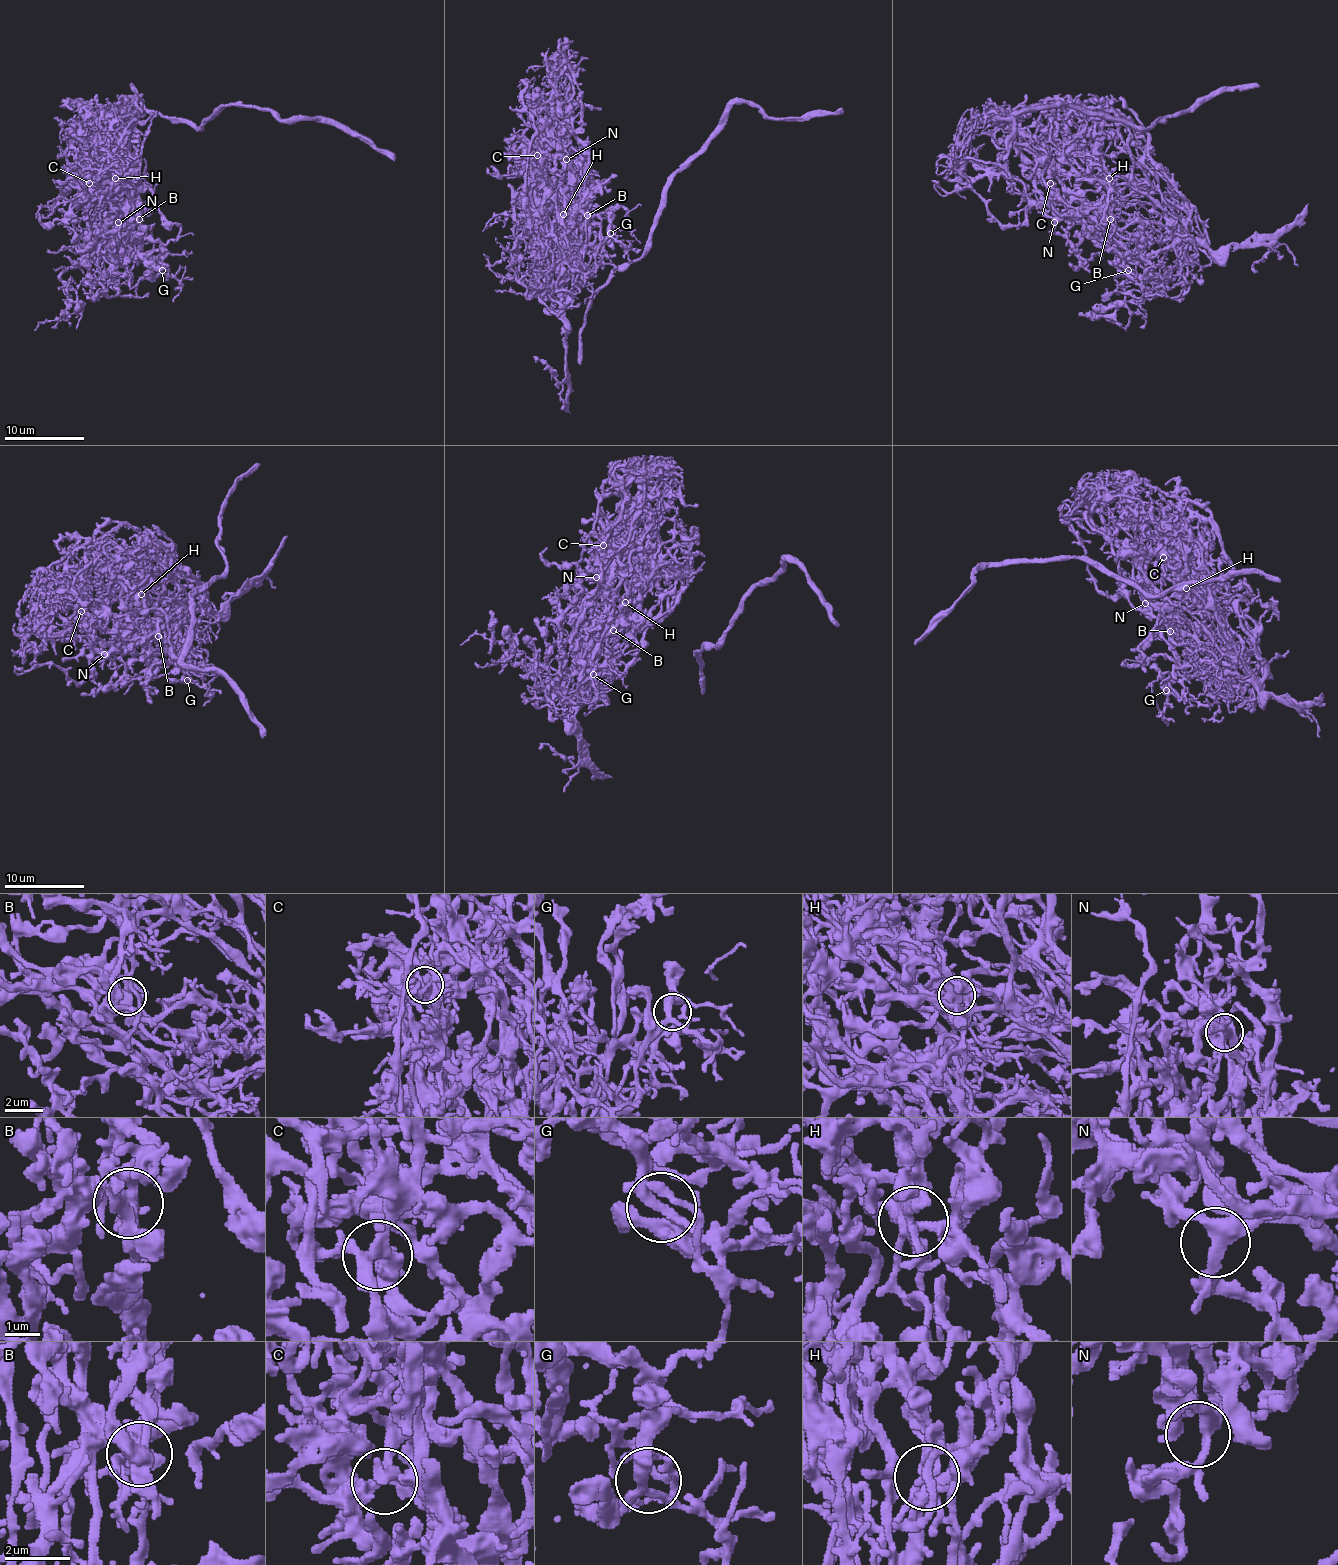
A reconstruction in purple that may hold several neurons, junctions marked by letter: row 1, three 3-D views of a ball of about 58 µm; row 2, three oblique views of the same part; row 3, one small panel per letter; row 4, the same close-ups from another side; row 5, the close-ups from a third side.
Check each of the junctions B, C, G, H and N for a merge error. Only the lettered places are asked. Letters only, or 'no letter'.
no letter

